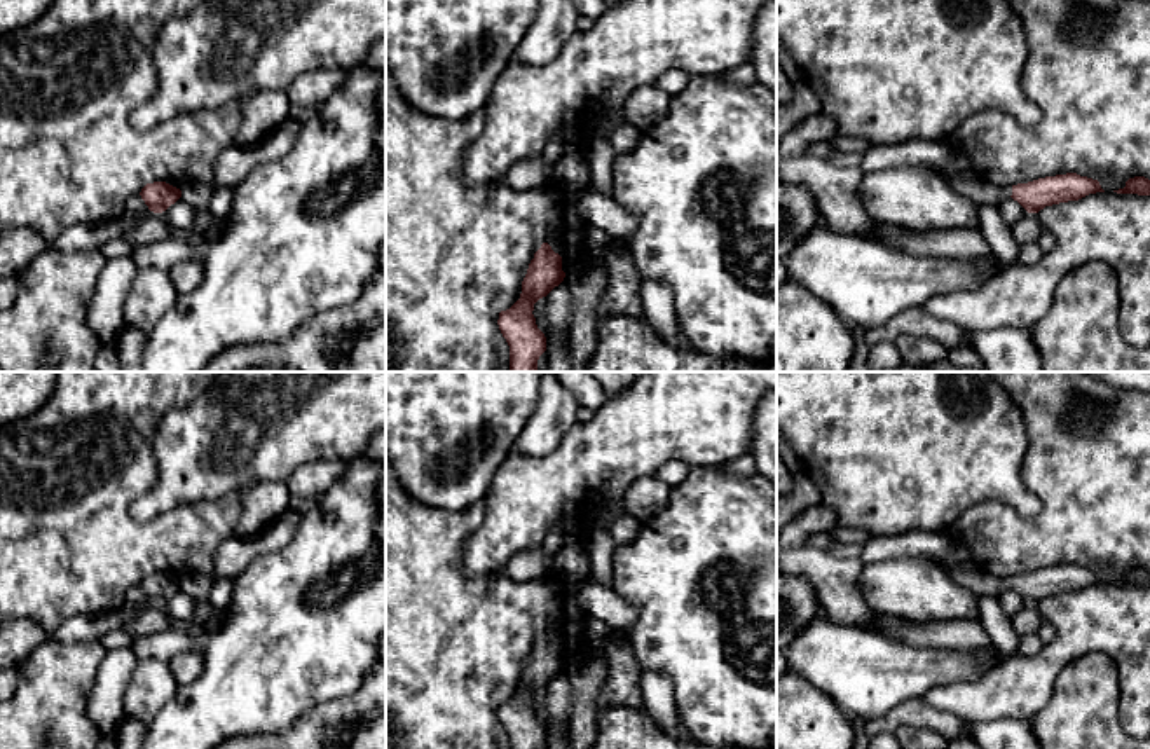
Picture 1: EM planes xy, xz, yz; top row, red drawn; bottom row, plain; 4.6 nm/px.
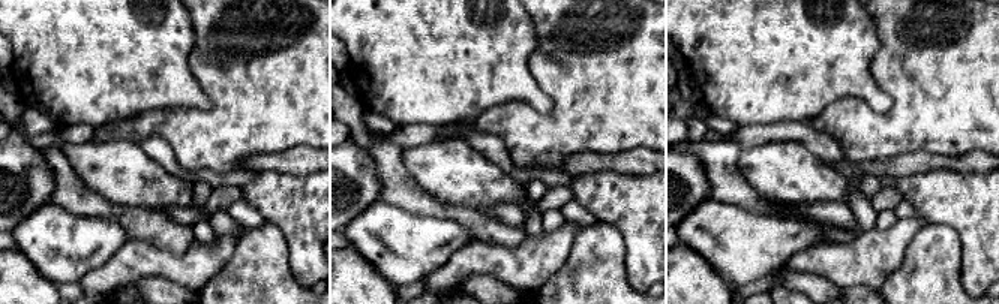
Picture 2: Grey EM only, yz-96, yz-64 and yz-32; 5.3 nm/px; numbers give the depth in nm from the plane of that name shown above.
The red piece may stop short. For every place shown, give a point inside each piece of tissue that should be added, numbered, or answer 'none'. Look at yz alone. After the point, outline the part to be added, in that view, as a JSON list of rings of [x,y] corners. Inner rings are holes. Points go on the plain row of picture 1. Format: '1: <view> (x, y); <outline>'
1: yz (979, 582); [[[930,559],[930,560],[939,564],[956,583],[969,588],[975,595],[995,595],[996,597],[1003,588],[1012,587],[1012,578],[1002,580],[986,571],[974,571],[974,573],[960,571],[960,569],[949,567],[939,559]]]

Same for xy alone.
none

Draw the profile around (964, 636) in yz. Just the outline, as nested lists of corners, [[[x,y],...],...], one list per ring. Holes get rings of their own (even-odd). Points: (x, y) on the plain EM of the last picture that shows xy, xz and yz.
[[[885,615],[873,620],[873,632],[918,646],[956,651],[993,648],[979,622],[907,623]]]

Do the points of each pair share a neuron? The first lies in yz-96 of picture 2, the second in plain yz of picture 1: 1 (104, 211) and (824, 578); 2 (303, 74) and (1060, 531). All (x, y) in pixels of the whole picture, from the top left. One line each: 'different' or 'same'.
1: same
2: same

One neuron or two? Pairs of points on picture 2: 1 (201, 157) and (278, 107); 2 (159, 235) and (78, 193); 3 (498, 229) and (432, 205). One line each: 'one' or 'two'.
1: one
2: one
3: one

